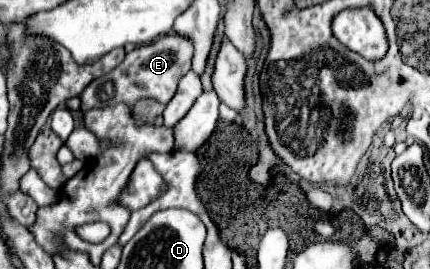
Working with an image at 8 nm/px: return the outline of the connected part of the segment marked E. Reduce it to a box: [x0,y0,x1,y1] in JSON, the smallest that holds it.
[80,33,194,111]

